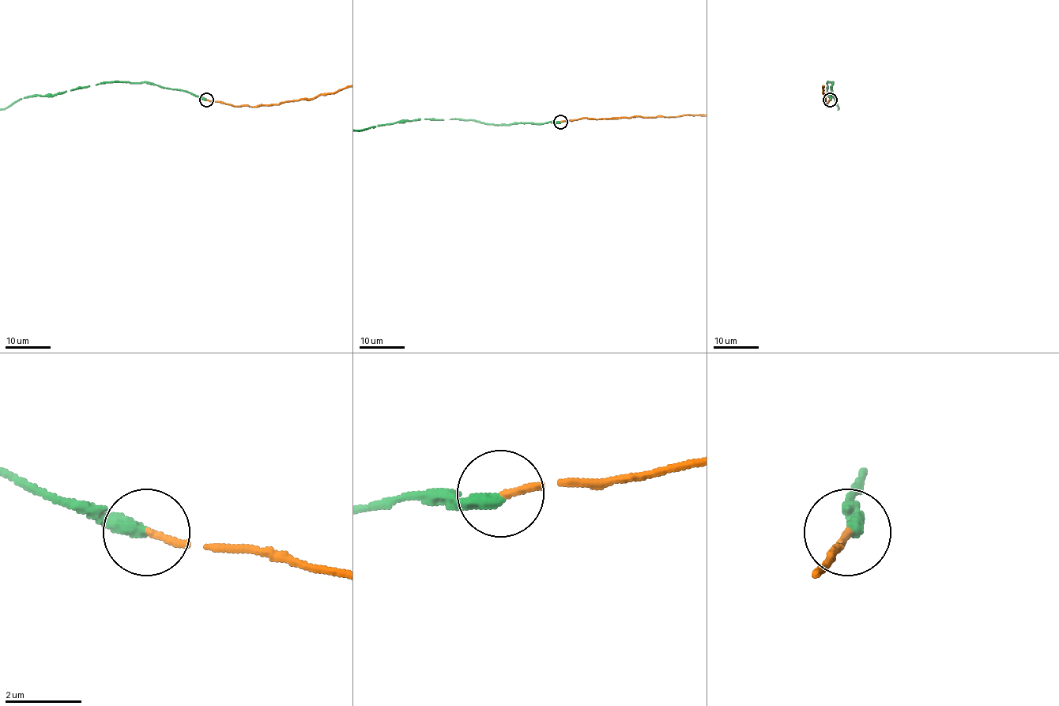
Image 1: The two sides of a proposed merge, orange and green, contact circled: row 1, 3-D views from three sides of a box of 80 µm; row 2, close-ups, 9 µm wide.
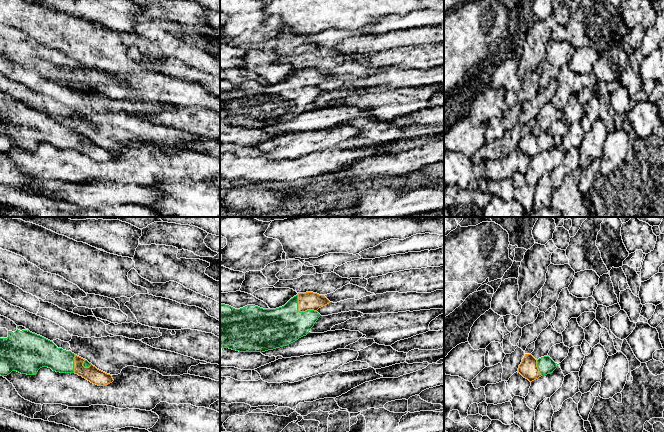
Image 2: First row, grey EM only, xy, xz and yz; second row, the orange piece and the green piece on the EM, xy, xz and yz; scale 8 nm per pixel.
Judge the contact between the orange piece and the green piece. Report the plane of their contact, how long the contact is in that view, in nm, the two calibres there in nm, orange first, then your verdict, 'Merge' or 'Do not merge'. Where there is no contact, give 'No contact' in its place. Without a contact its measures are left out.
Touches orange in xz. Shared border 200 nm. Thickness 140 nm (orange) against 320 nm. Merge

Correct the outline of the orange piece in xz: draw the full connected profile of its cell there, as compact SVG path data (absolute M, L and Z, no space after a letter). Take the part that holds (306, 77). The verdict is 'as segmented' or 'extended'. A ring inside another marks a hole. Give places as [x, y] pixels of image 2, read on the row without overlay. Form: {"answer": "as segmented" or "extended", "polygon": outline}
{"answer": "extended", "polygon": "M313 68L298 69L284 82L276 85L263 85L247 81L235 85L229 81L220 81L220 124L229 124L239 128L265 128L287 122L306 112L321 92L317 86L330 77Z"}

